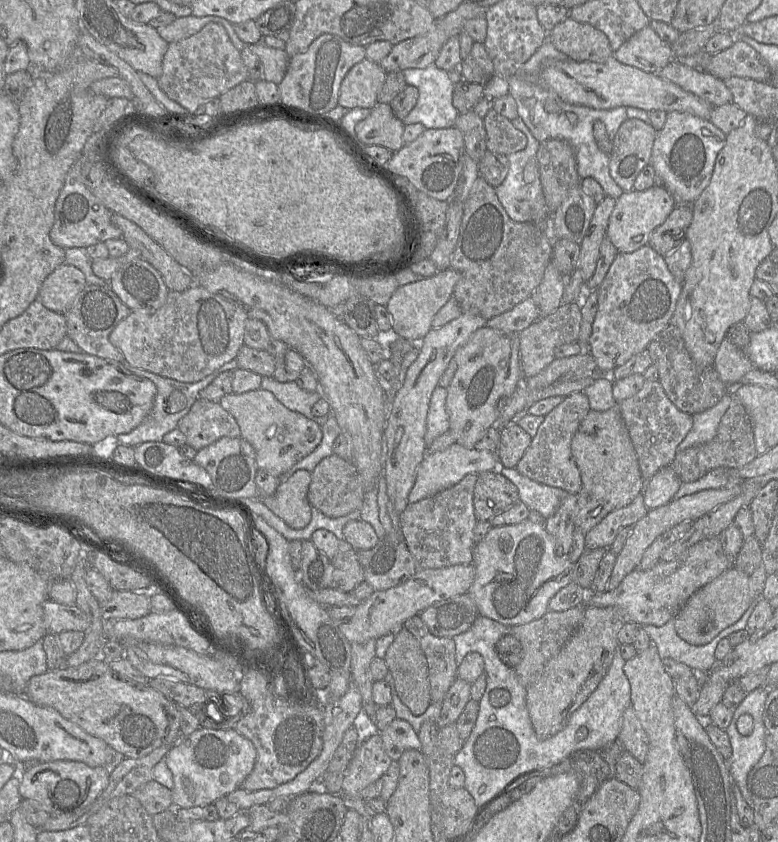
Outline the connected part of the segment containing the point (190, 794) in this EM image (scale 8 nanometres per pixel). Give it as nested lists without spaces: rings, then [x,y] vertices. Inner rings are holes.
[[[199,728],[190,735],[182,737],[165,756],[166,764],[173,775],[173,809],[204,807],[214,804],[242,787],[252,772],[257,751],[253,743],[234,729],[214,730]],[[227,773],[229,781],[222,784],[221,775]]]

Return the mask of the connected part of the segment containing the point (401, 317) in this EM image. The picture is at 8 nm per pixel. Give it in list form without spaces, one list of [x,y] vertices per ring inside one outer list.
[[[449,268],[429,278],[399,286],[387,304],[387,309],[392,316],[391,333],[408,341],[423,339],[432,329],[431,323],[434,316],[453,295],[454,287],[460,278],[459,272]]]

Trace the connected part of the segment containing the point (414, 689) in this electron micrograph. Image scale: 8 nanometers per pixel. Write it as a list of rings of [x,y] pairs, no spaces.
[[[403,627],[384,659],[402,703],[415,716],[424,714],[431,704],[430,684],[426,656],[419,642]]]

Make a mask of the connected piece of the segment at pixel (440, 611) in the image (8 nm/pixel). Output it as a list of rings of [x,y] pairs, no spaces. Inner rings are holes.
[[[468,592],[436,602],[419,614],[431,634],[445,638],[469,630],[478,615],[477,606]]]

